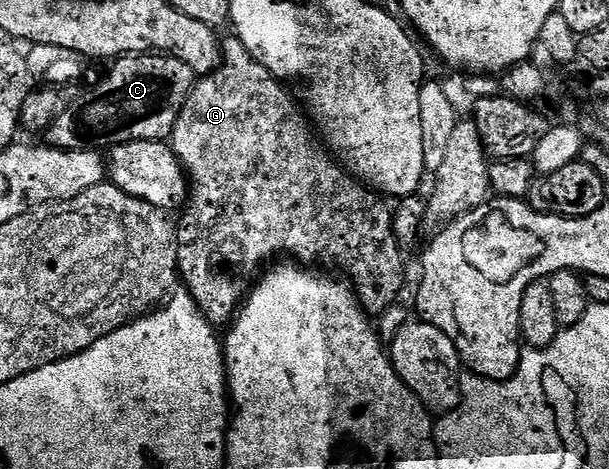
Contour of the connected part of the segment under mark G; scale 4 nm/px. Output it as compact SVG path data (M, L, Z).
M237 36L229 37L221 39L221 66L213 70L211 74L199 77L195 81L190 94L186 98L184 108L176 120L174 131L168 139L168 145L173 150L174 155L178 157L178 161L182 163L182 169L186 171L186 177L190 185L188 201L181 211L181 214L183 213L182 219L177 219L175 227L177 232L178 274L185 291L192 296L203 316L210 321L211 326L222 328L237 315L250 285L268 264L266 262L272 259L278 251L282 252L288 246L291 246L296 253L303 254L306 258L315 258L318 264L325 264L328 260L328 242L334 242L336 246L342 246L342 250L344 250L348 266L345 266L341 273L348 279L358 305L370 316L384 313L402 294L402 258L404 258L404 251L398 247L398 241L394 235L394 215L391 207L386 207L382 203L385 201L373 189L367 188L361 181L351 177L321 145L318 147L314 143L315 135L312 133L311 123L307 121L299 107L299 111L294 107L295 99L292 97L291 91L279 82L268 68L264 68L264 64L260 64L250 55L248 48L244 48L244 44Z

